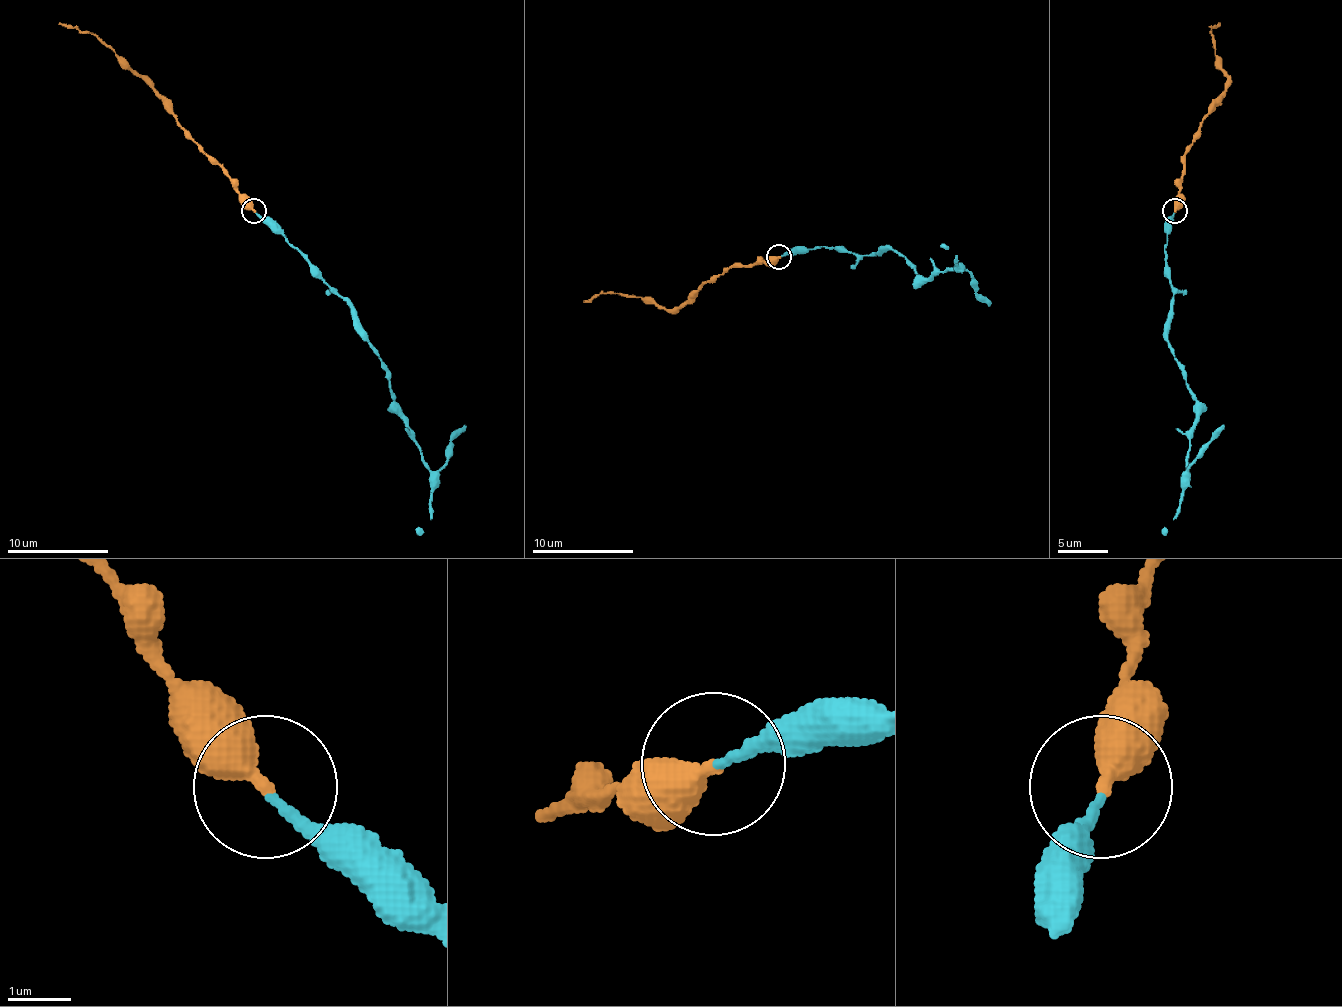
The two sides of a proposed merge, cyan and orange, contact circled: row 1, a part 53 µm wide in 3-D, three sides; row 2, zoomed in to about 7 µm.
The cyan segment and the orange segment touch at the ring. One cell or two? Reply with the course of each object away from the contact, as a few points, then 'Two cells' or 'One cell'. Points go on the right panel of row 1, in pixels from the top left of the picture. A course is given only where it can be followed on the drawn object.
Course of cyan: (1175, 211), (1165, 246), (1165, 274), (1173, 289), (1167, 347), (1178, 360), (1195, 418), (1180, 511), (1162, 534). Course of orange: (1175, 211), (1183, 156), (1208, 108), (1228, 82), (1210, 34), (1210, 29), (1220, 24). One cell

